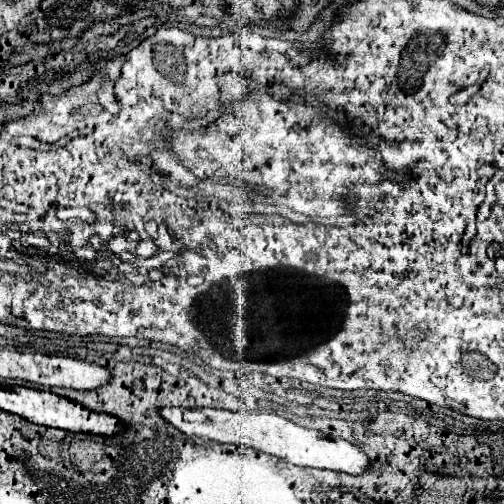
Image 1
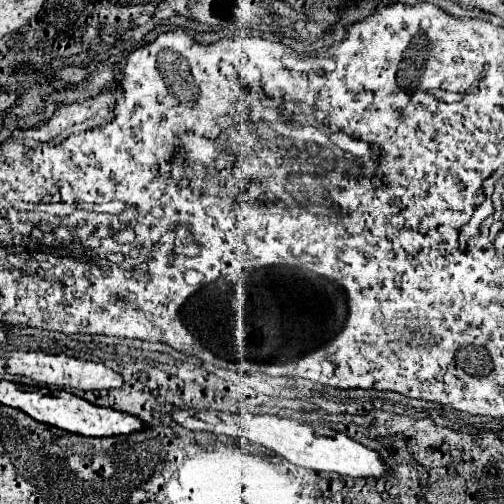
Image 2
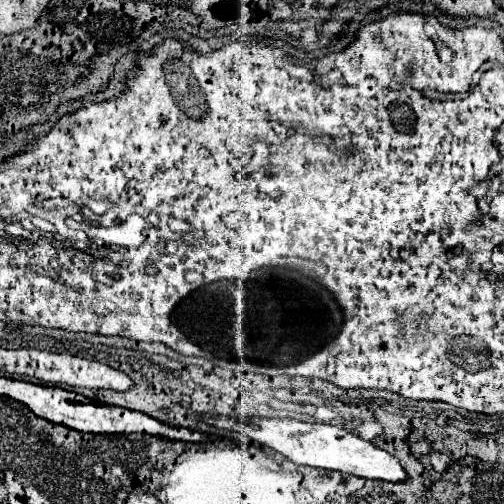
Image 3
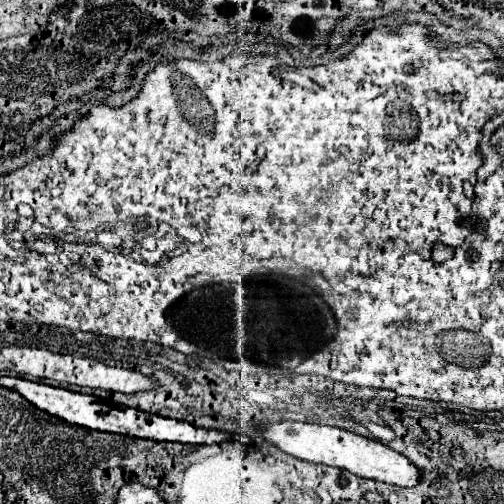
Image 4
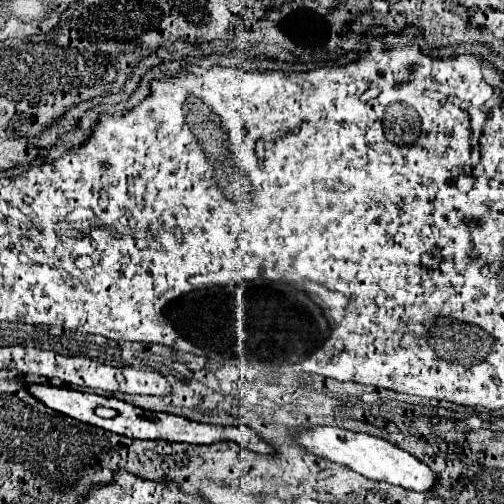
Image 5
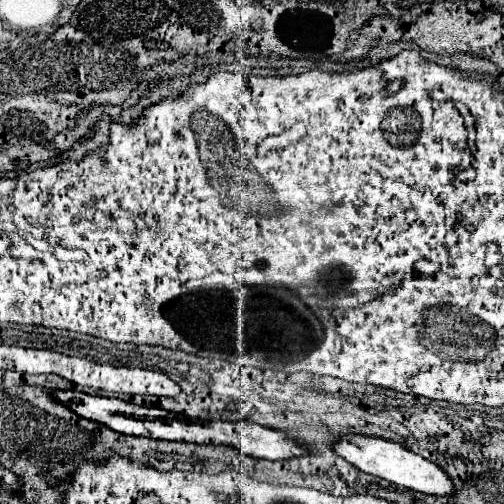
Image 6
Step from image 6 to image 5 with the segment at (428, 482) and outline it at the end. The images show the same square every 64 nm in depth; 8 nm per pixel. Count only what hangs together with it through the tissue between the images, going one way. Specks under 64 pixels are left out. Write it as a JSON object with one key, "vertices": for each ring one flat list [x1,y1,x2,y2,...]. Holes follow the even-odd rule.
{"vertices":[[314,426,308,430,300,428,294,436,296,436,300,448,304,448,320,458,328,458,332,462,344,464,366,478,384,480,388,484,396,484,396,486,402,486,402,488,414,490,414,492,430,492,434,486,438,486,438,476,434,476,434,470,430,466,426,466,416,456,412,456,410,452,398,448,396,444,392,444,384,438,350,432,350,430,342,430,336,426,318,426,318,428]]}

